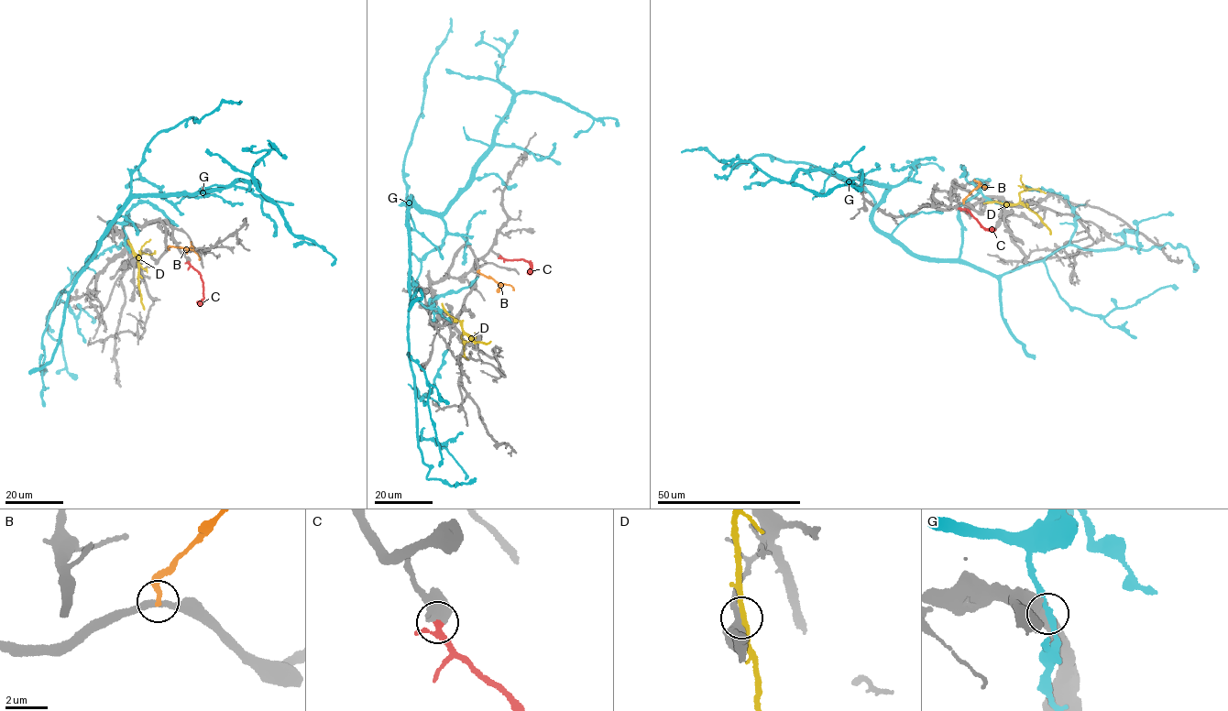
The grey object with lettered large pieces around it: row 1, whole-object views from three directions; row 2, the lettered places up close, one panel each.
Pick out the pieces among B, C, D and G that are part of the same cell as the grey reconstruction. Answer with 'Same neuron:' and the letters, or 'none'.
Same neuron: C

